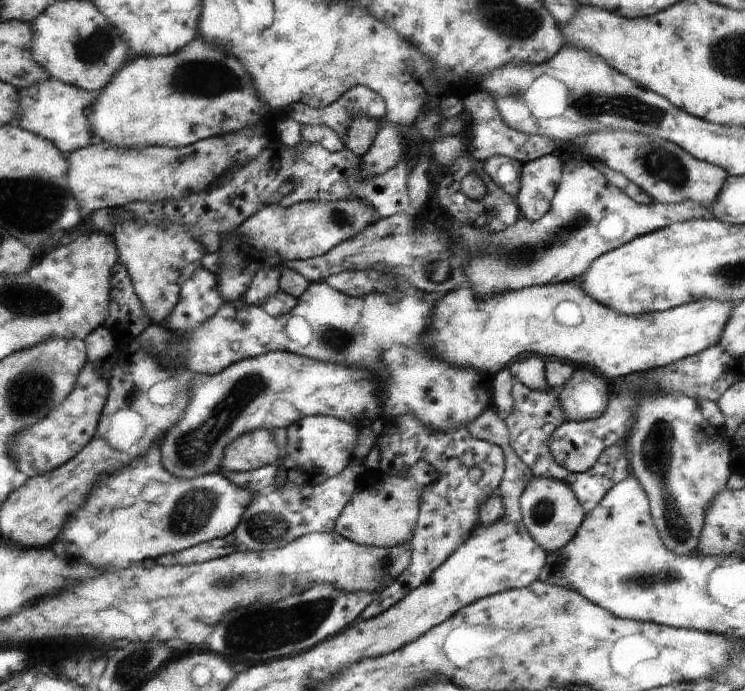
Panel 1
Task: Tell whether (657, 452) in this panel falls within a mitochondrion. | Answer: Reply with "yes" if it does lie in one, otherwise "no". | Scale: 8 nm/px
yes

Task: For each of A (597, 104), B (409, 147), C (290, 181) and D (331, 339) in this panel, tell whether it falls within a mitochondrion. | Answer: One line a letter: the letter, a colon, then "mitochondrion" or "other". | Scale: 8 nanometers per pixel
A: mitochondrion
B: other
C: other
D: mitochondrion

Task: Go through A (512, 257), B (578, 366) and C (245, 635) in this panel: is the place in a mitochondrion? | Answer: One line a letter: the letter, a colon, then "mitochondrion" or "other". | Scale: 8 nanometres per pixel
A: mitochondrion
B: other
C: mitochondrion

